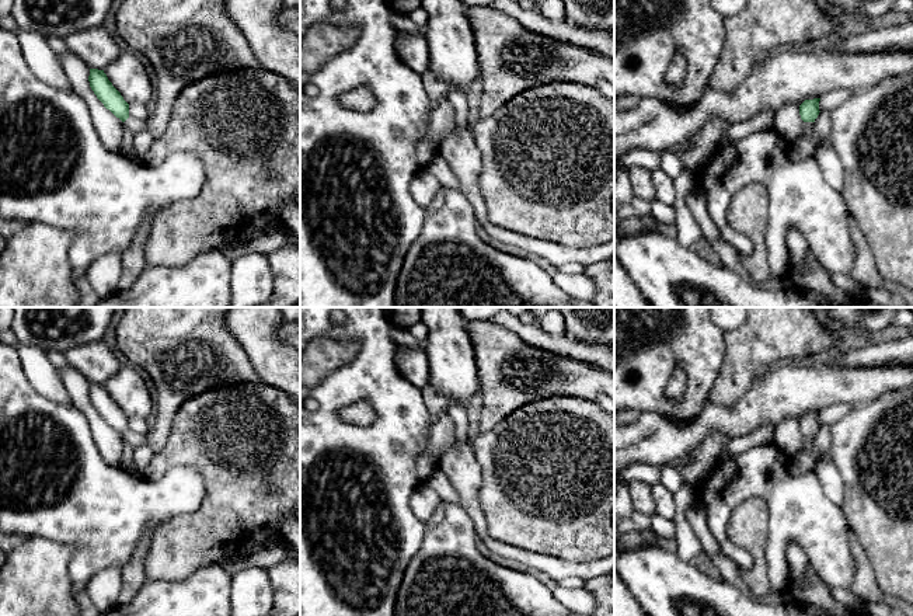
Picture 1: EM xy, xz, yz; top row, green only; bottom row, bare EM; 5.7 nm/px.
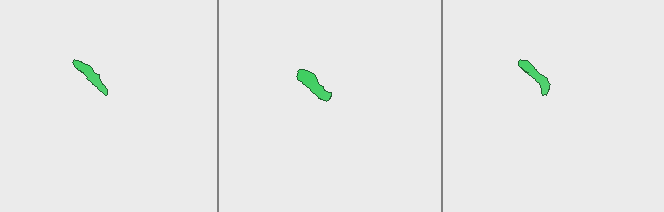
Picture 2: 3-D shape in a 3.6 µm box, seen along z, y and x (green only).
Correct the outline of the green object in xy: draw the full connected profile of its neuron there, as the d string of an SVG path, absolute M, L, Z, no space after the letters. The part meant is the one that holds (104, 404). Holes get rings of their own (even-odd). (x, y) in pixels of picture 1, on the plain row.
M90 383L88 396L97 413L125 438L125 442L128 442L133 449L146 445L146 435L129 431L129 418L108 394L104 384Z

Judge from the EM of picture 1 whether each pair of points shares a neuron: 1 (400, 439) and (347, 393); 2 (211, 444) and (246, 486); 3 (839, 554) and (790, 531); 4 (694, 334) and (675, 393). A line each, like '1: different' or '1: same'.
1: same
2: same
3: same
4: different

